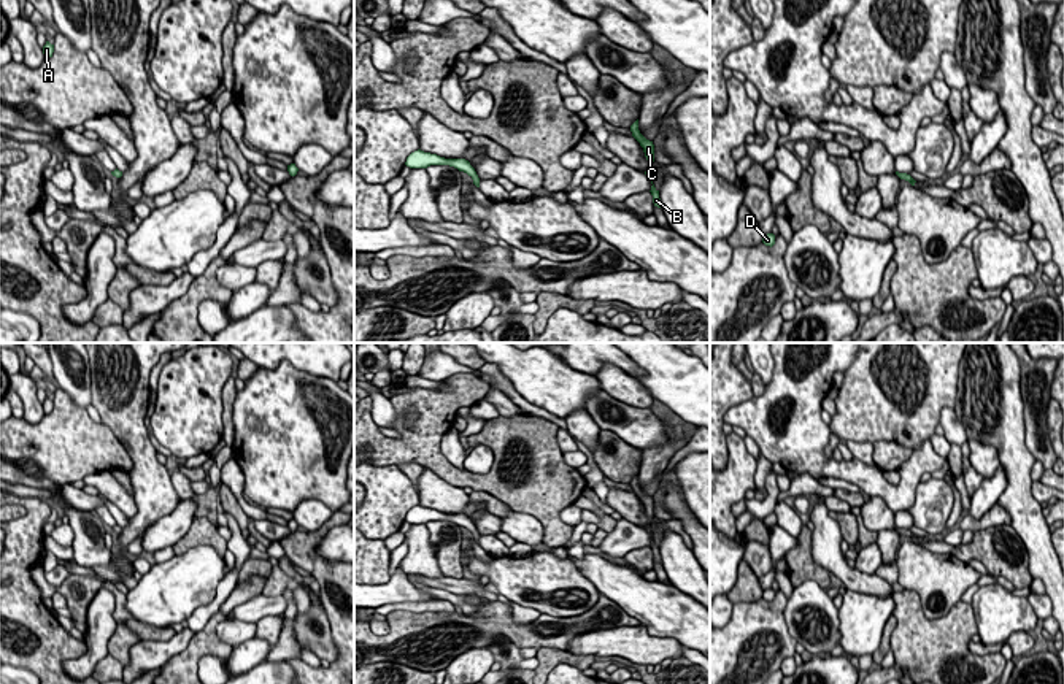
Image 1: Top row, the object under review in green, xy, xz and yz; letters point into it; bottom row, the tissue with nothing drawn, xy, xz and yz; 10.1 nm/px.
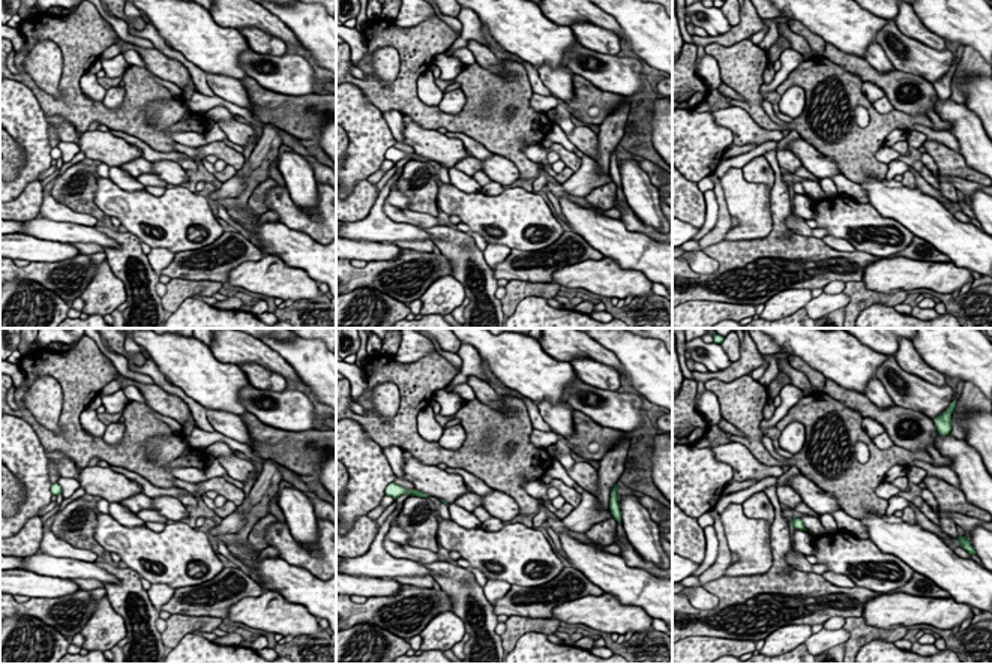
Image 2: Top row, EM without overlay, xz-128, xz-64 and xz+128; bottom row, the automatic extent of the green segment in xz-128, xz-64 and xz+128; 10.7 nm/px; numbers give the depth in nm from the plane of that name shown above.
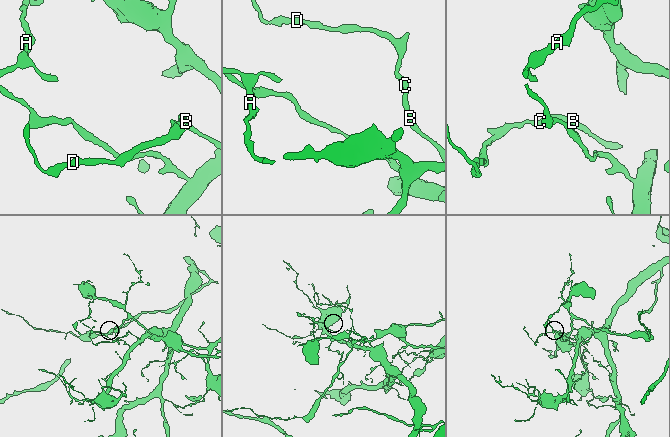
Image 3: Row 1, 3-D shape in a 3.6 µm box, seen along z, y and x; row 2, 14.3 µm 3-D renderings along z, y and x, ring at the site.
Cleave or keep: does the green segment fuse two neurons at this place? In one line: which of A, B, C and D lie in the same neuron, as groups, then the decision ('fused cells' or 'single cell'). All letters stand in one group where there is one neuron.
A / B C D | fused cells

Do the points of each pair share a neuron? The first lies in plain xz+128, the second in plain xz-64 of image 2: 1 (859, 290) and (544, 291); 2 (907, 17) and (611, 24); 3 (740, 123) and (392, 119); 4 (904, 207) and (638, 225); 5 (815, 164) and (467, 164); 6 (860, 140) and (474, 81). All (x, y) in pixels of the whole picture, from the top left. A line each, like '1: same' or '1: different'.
1: same
2: different
3: different
4: different
5: different
6: same

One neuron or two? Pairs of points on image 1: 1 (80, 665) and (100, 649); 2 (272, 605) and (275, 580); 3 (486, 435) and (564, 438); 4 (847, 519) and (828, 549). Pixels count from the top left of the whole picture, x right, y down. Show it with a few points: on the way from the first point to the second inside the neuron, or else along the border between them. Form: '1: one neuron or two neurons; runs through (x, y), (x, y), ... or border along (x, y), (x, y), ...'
1: one neuron; runs through (84, 664), (96, 653)
2: two neurons; border along (262, 592), (266, 595), (281, 595)
3: two neurons; border along (558, 427), (558, 446), (562, 453)
4: two neurons; border along (832, 518), (839, 526)

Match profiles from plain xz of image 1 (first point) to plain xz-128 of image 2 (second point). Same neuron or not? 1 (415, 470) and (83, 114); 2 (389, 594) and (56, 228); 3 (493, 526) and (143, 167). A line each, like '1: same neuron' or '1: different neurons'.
1: different neurons
2: same neuron
3: same neuron

